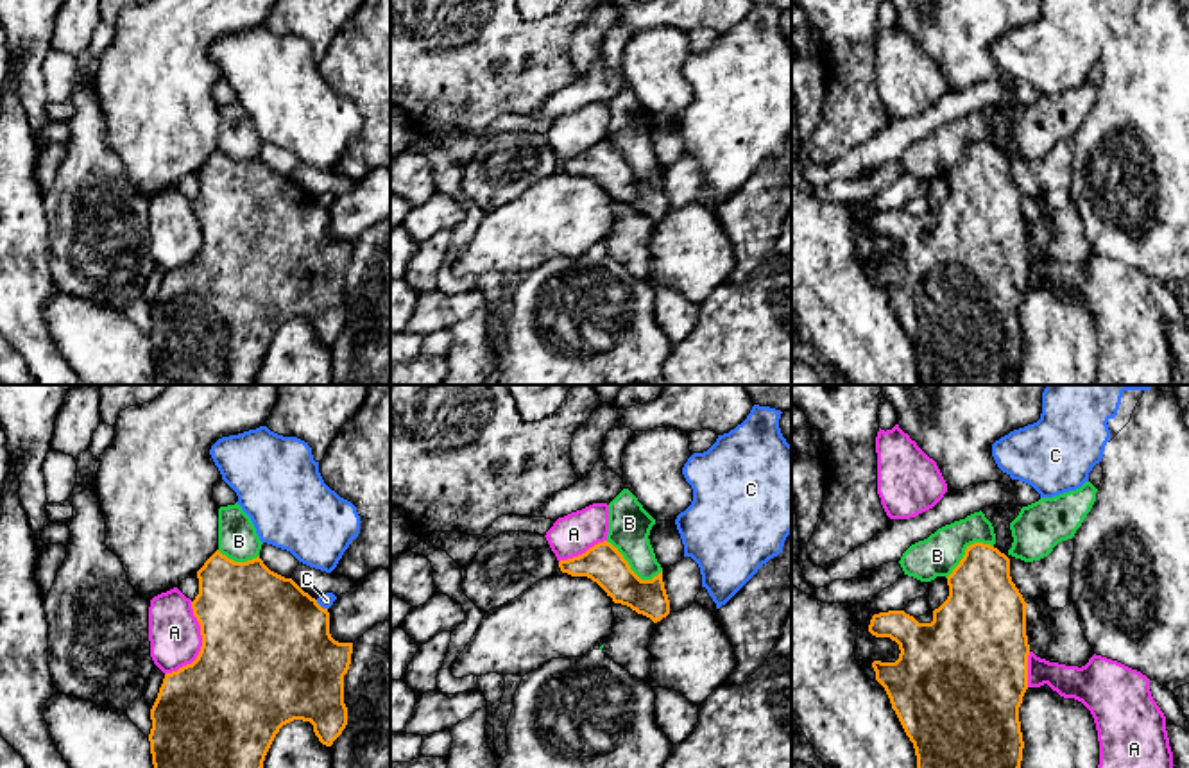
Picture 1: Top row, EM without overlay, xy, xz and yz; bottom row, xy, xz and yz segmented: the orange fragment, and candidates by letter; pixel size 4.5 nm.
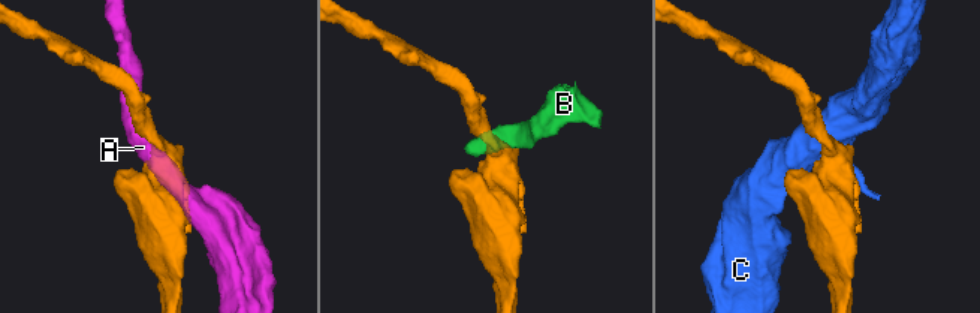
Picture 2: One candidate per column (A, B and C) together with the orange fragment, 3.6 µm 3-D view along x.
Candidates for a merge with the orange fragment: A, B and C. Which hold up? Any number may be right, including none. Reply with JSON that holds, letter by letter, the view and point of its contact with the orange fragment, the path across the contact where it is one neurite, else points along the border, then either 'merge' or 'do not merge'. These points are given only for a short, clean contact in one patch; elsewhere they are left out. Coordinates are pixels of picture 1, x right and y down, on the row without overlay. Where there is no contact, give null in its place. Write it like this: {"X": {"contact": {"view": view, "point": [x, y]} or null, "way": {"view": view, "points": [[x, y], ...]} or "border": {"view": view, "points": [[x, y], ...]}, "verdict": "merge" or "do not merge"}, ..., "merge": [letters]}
{"A": {"contact": {"view": "xy", "point": [203, 244]}, "verdict": "do not merge"}, "B": {"contact": {"view": "xz", "point": [631, 169]}, "border": {"view": "xz", "points": [[606, 140], [641, 178], [652, 178], [661, 170]]}, "verdict": "do not merge"}, "C": {"contact": {"view": "xy", "point": [319, 204]}, "verdict": "do not merge"}, "merge": []}

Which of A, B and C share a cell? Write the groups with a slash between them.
A / B / C

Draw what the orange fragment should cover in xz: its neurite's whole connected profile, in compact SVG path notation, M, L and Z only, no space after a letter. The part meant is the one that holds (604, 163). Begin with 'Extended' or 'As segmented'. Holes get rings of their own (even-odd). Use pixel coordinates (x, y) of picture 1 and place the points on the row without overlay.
As segmented. M603 140L586 152L560 159L562 172L587 175L596 181L614 202L621 202L650 217L654 222L670 213L670 199L663 170L652 179L641 179L611 141Z

